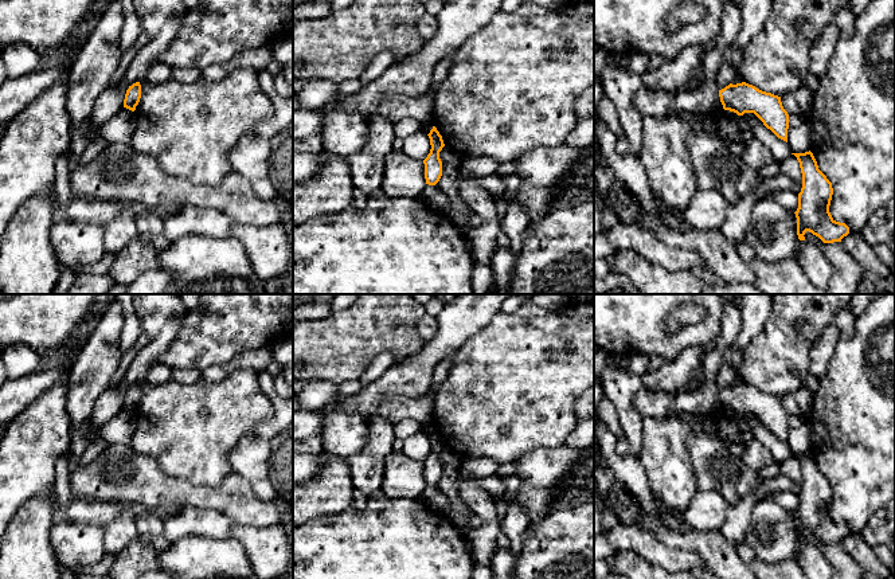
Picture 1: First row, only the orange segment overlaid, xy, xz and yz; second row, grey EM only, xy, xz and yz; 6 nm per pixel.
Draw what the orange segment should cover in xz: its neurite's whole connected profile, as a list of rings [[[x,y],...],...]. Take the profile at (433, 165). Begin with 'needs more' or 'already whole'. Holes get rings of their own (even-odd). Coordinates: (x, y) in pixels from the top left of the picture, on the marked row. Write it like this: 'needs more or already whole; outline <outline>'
already whole; outline [[[433,126],[427,136],[430,138],[431,149],[427,157],[423,160],[425,179],[426,184],[435,185],[442,176],[442,161],[439,159],[439,152],[442,150],[445,144],[442,136],[439,134],[435,126]]]

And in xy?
already whole; outline [[[136,82],[132,86],[129,86],[129,89],[126,90],[124,107],[134,112],[136,106],[140,102],[140,98],[141,98],[141,85],[140,82]]]

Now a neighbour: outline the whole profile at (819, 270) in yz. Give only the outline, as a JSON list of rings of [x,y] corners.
[[[798,239],[796,259],[812,285],[828,289],[833,267],[816,244]]]

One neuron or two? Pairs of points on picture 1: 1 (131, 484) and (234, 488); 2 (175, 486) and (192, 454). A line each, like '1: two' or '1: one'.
1: one
2: two

